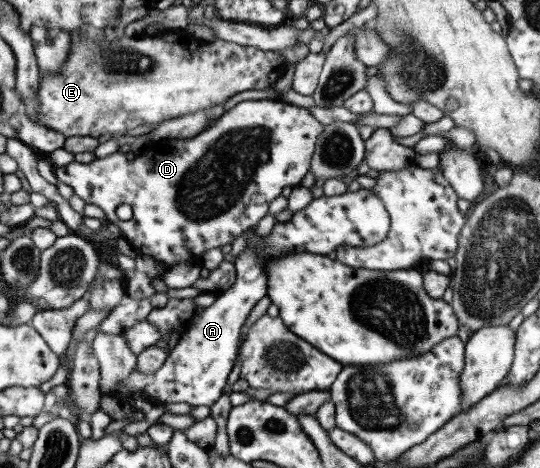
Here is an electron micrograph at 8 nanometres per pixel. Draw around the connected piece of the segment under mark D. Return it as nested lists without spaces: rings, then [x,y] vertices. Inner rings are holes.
[[[257,99],[244,100],[236,103],[220,117],[214,120],[214,124],[202,130],[198,135],[190,138],[180,139],[164,139],[158,142],[151,142],[143,152],[134,156],[132,161],[124,157],[124,153],[117,150],[112,154],[108,154],[103,158],[95,158],[87,164],[78,163],[76,161],[69,162],[61,167],[54,167],[54,176],[58,182],[70,186],[74,195],[81,198],[85,204],[95,204],[103,210],[105,218],[108,222],[115,224],[119,228],[120,236],[127,240],[131,247],[141,256],[149,256],[162,267],[162,273],[166,273],[168,269],[179,263],[192,263],[197,261],[206,250],[210,248],[219,248],[223,244],[228,244],[236,236],[240,236],[246,229],[254,228],[255,224],[267,214],[267,210],[271,200],[274,200],[284,186],[296,187],[299,182],[306,176],[309,171],[312,153],[314,152],[316,137],[324,131],[324,125],[319,124],[318,120],[312,118],[310,111],[304,107],[298,107],[290,103],[286,103],[280,99]],[[120,204],[128,204],[132,211],[129,220],[119,220],[114,213]]]

